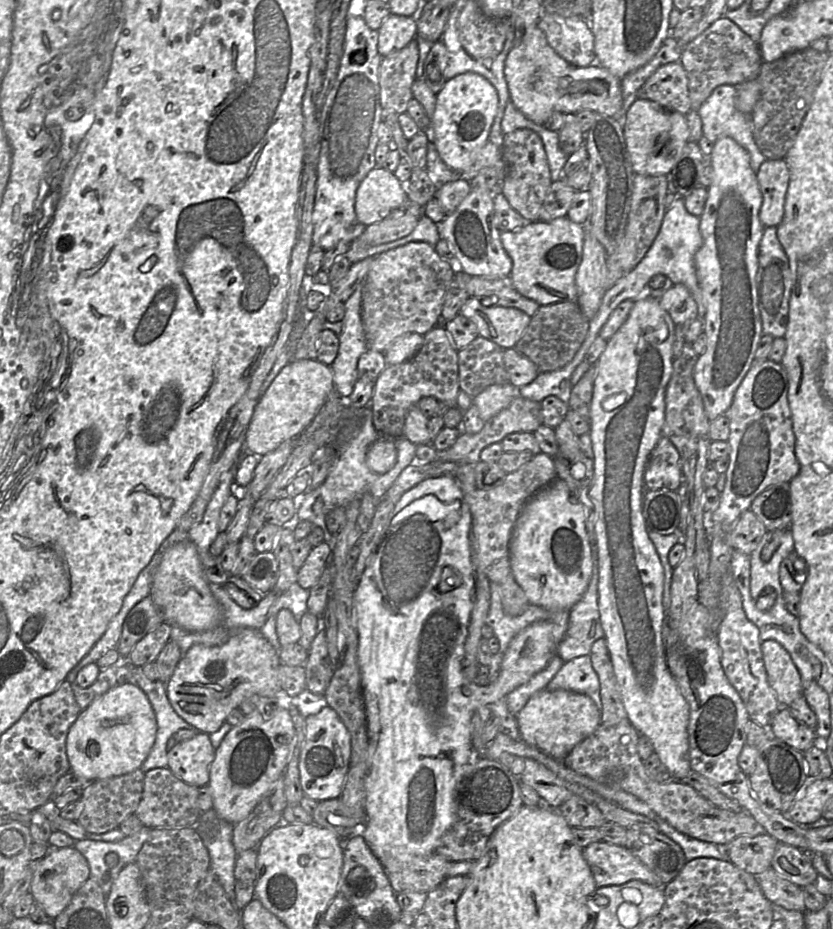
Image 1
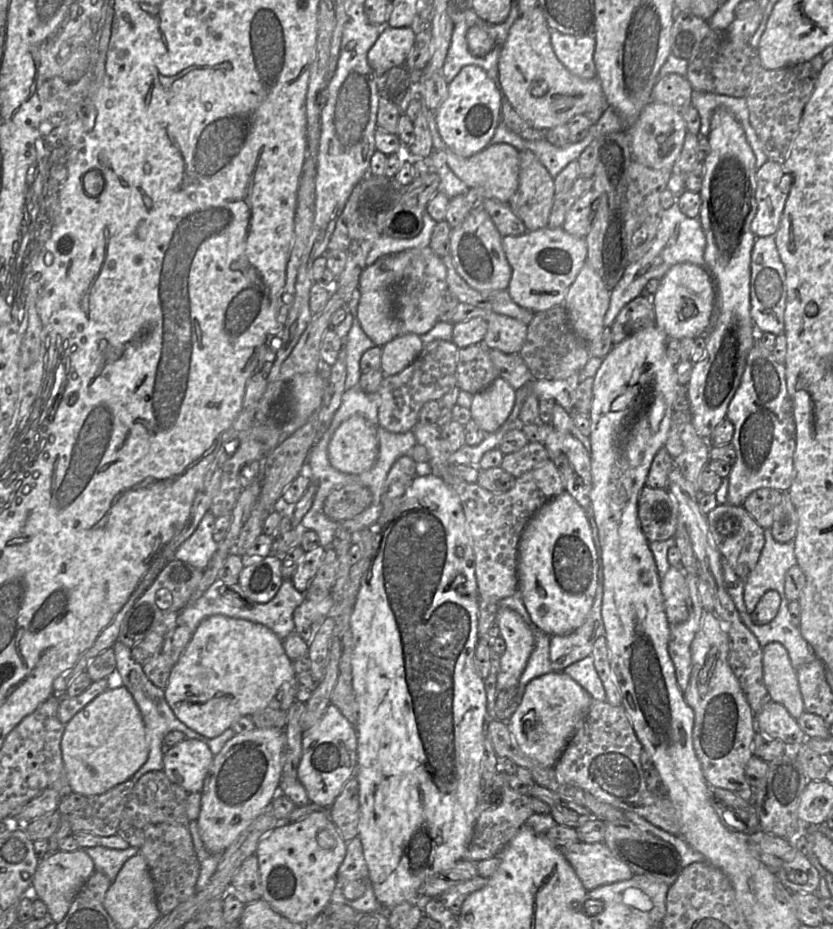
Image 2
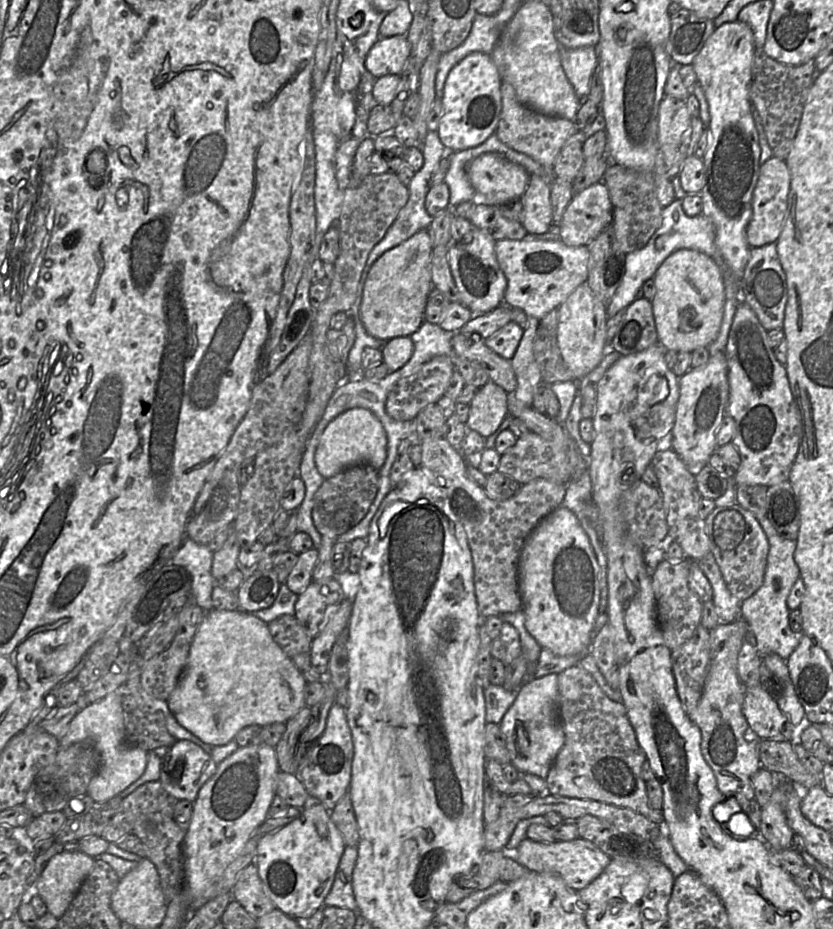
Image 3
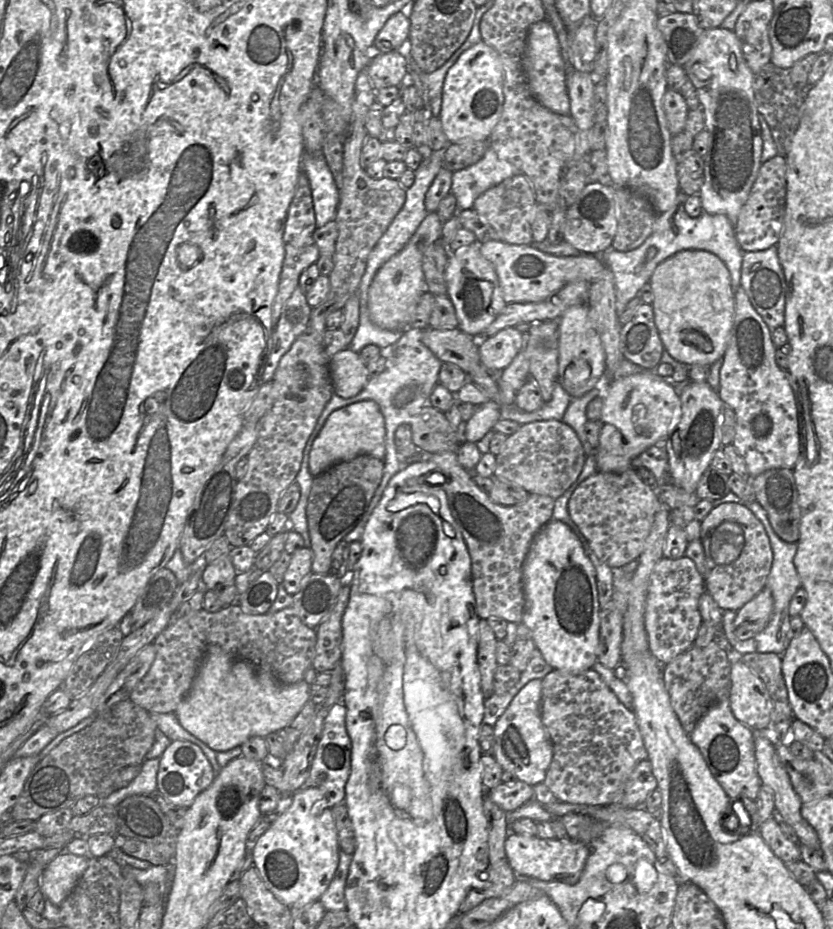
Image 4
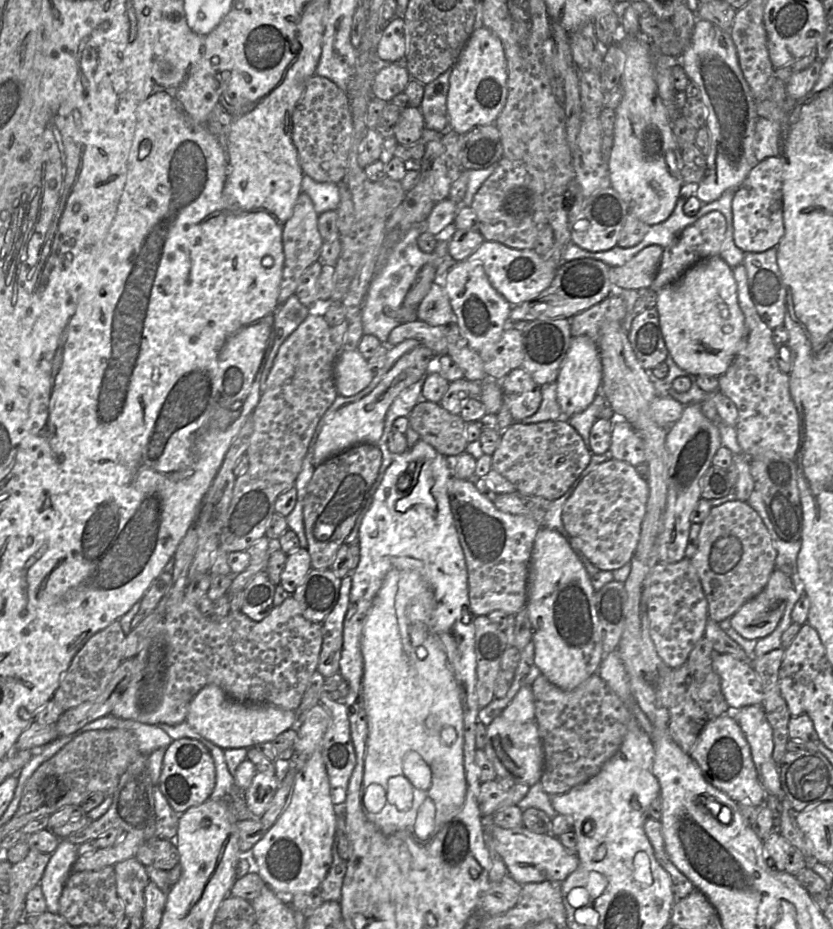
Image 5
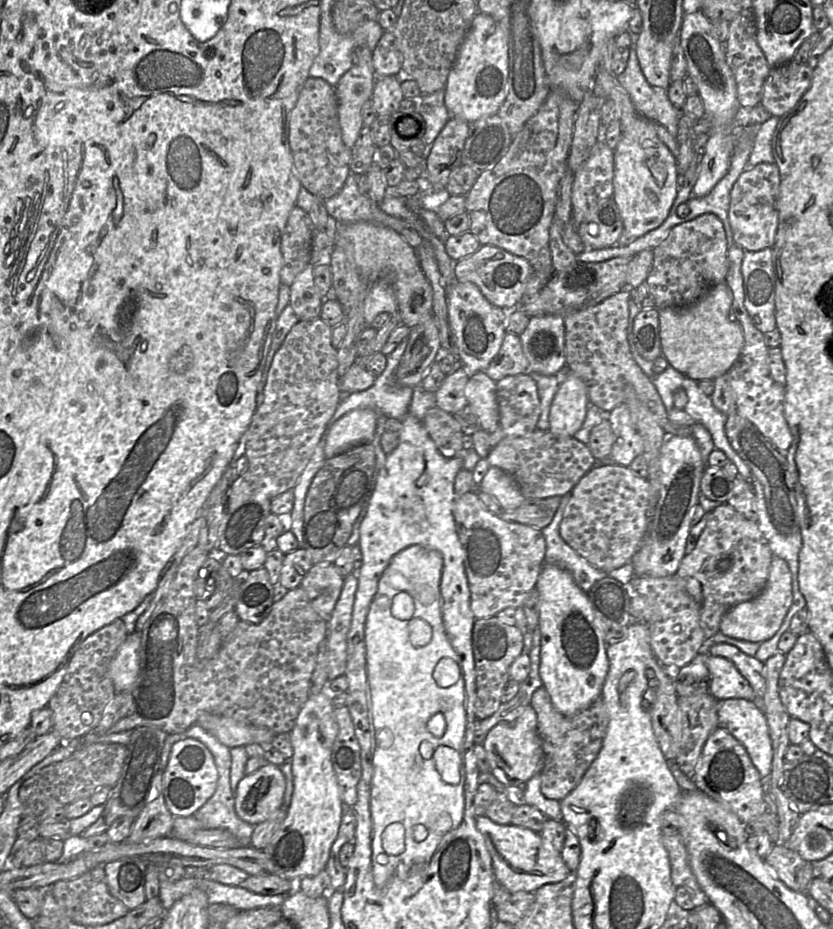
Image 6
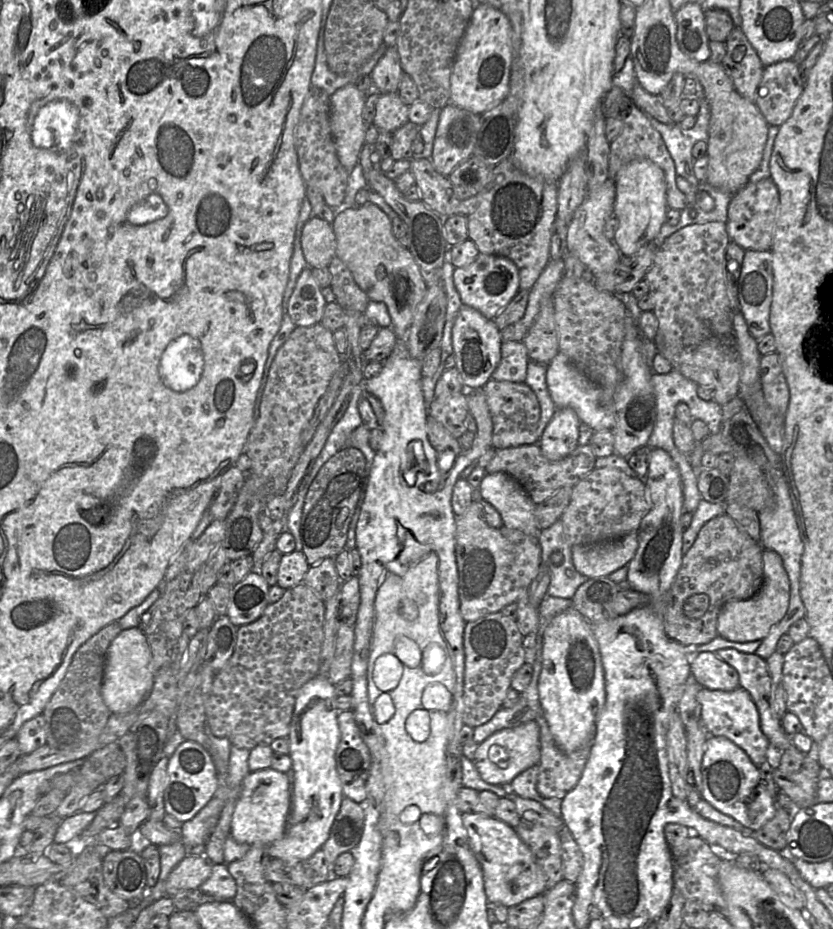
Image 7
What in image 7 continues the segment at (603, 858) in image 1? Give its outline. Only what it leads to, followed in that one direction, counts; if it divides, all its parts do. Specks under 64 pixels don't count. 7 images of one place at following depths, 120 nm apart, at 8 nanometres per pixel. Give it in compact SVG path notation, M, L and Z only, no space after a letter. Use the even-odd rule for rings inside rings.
M462 813L461 817L468 833L470 849L482 869L488 903L501 904L509 908L546 892L546 875L512 826L495 817L479 813Z

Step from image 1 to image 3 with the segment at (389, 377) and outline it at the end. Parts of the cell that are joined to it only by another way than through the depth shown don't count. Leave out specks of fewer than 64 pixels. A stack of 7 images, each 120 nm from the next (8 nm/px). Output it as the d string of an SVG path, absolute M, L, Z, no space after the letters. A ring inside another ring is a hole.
M445 355L436 356L424 363L416 372L399 379L387 394L385 402L386 413L396 421L414 420L418 413L445 394L448 383L455 370L453 361Z

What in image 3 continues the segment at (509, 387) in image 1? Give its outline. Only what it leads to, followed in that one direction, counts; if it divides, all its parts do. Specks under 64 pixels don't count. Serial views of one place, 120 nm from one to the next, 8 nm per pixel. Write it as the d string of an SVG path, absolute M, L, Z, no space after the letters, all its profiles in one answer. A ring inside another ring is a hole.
M489 381L477 390L472 401L469 403L470 410L466 422L467 429L478 432L484 438L492 435L508 415L508 393L499 385Z

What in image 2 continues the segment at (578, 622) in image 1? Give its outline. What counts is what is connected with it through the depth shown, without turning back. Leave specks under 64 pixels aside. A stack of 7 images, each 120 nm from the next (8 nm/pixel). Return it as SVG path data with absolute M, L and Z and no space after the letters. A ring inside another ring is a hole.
M592 508L587 509L592 539L597 553L598 585L596 595L582 626L566 635L553 635L550 637L549 657L553 671L563 671L569 665L591 655L594 642L605 634L602 621L601 608L603 597L603 562L602 550L598 537L598 529L593 518Z

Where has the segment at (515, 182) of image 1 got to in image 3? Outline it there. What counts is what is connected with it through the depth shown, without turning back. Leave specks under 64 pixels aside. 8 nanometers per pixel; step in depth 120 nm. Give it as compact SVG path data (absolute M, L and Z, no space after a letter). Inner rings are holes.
M538 175L529 176L529 184L519 199L522 204L521 224L528 234L545 234L552 223L550 201L552 182Z

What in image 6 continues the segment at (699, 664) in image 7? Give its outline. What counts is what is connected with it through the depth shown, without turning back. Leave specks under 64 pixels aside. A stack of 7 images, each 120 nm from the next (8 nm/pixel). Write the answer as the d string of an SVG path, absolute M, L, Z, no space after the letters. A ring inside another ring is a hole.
M707 656L710 673L709 693L717 700L746 699L756 701L756 695L734 663L724 657Z

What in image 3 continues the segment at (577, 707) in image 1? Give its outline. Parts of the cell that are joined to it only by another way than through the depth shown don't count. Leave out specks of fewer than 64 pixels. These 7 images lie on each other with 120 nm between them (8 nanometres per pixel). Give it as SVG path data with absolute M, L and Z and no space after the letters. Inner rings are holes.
M558 674L525 681L499 724L510 754L510 763L520 774L531 773L545 779L565 743L565 733L557 717L557 697Z

